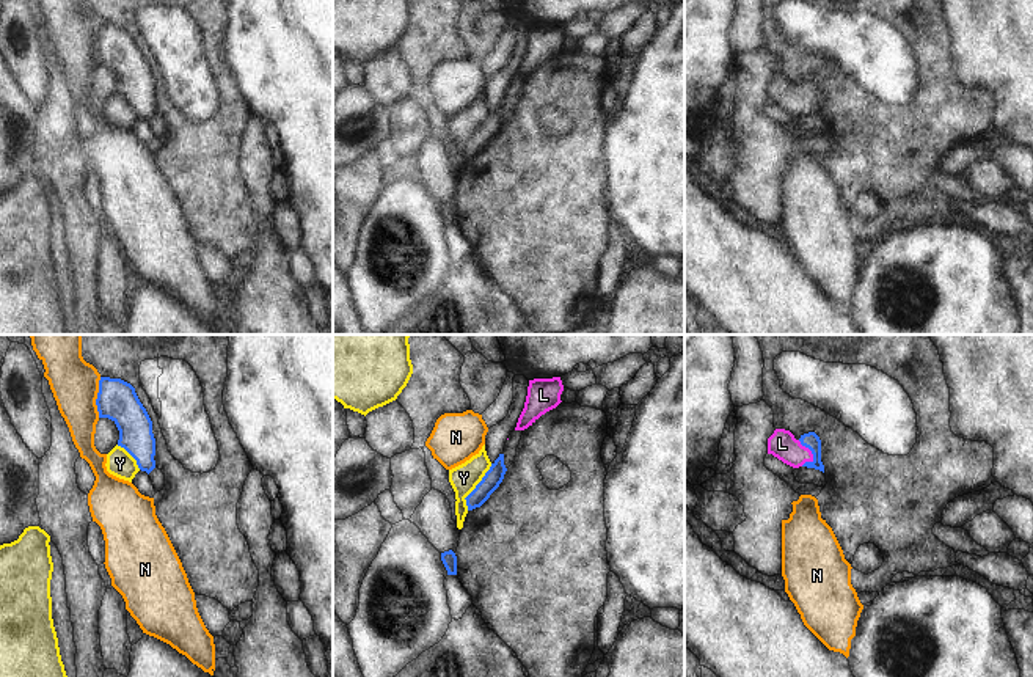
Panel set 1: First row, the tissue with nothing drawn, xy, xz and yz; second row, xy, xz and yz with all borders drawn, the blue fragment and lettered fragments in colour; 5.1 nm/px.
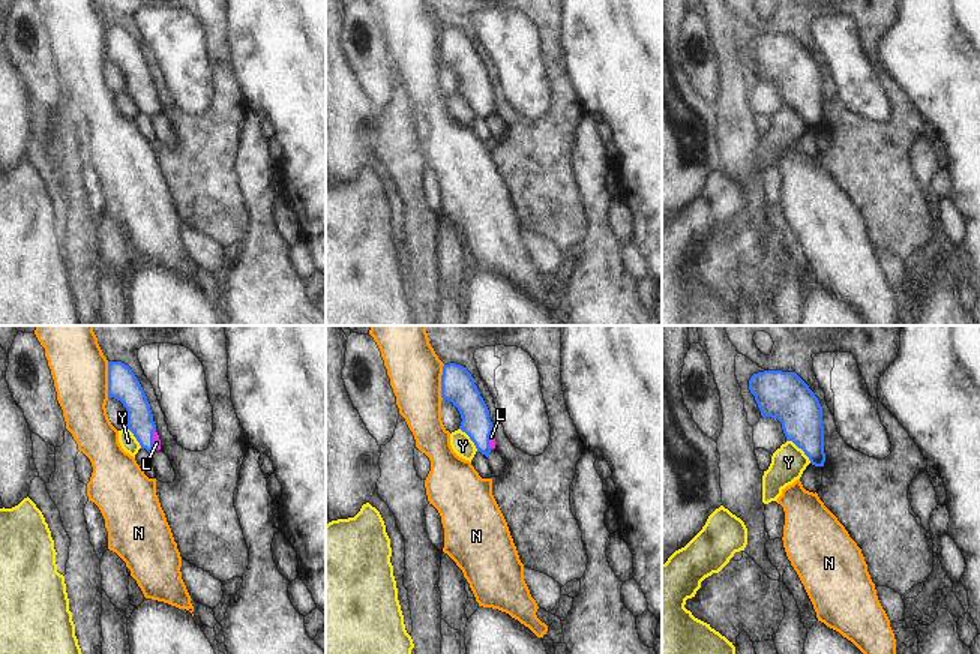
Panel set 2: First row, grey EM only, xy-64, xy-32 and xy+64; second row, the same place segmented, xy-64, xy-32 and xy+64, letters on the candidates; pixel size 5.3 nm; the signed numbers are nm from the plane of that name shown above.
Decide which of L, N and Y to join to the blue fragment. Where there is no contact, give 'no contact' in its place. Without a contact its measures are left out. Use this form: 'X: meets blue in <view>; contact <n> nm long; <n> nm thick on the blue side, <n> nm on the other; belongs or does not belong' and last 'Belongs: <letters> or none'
L: meets blue in yz; contact 140 nm long; 90 nm thick on the blue side, 140 nm on the other; belongs
N: meets blue in xy; contact 200 nm long; 200 nm thick on the blue side, 240 nm on the other; does not belong
Y: meets blue in xz; contact 280 nm long; 90 nm thick on the blue side, 140 nm on the other; does not belong
Belongs: L

